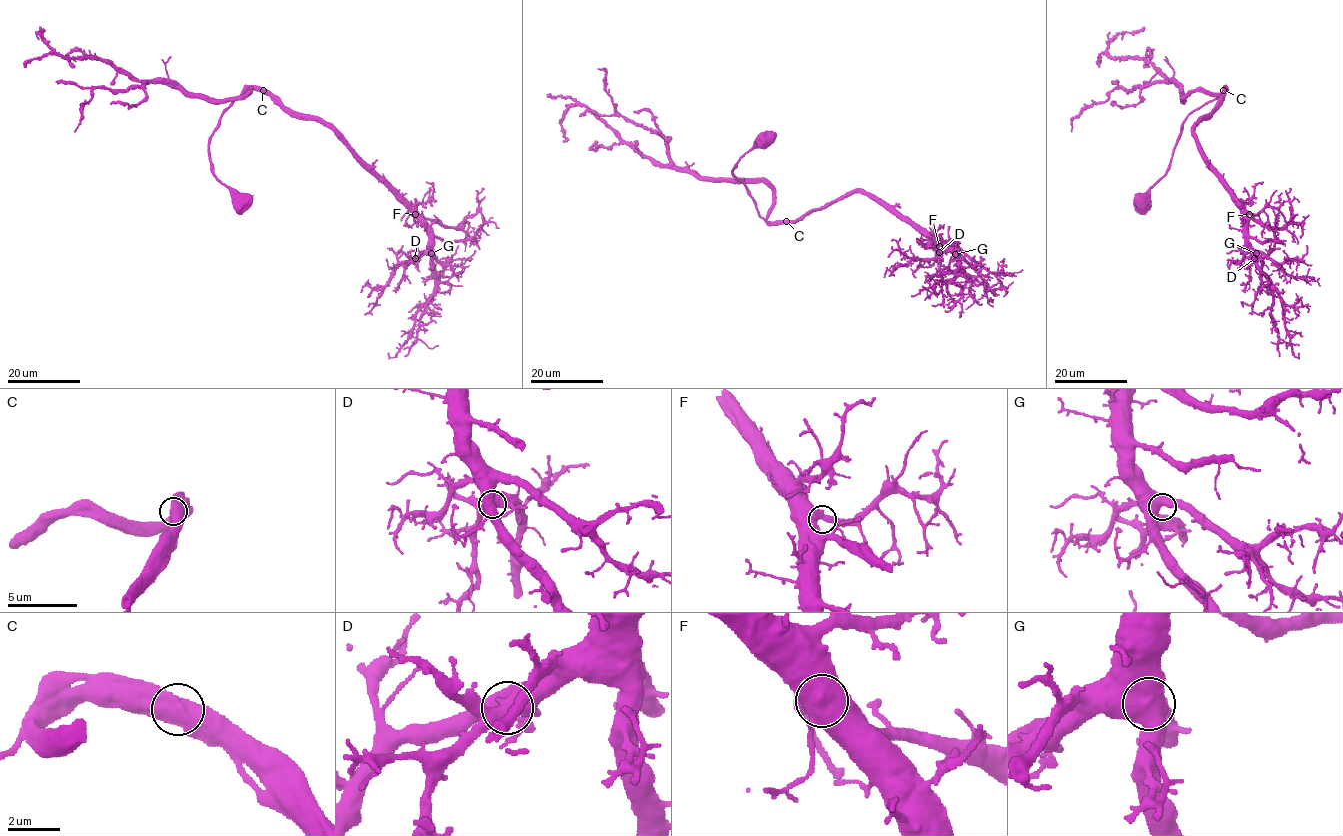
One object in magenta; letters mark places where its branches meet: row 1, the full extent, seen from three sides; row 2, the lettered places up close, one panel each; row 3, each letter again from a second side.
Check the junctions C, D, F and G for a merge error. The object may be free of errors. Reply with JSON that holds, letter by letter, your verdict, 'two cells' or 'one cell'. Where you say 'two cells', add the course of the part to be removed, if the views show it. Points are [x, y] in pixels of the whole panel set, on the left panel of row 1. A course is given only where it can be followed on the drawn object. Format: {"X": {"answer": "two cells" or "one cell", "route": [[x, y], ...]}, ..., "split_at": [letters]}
{"C": {"answer": "one cell"}, "D": {"answer": "one cell"}, "F": {"answer": "one cell"}, "G": {"answer": "one cell"}, "split_at": []}

